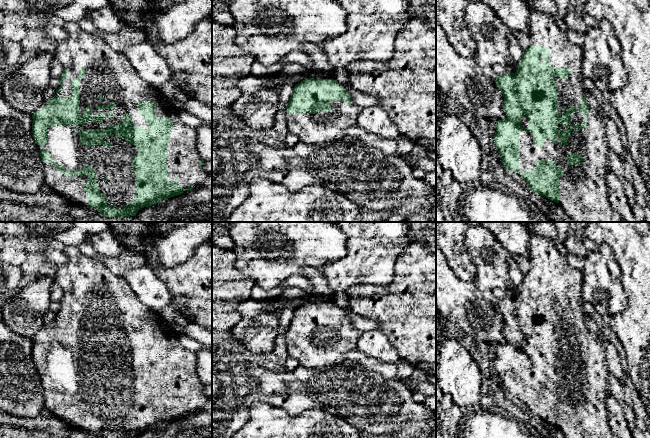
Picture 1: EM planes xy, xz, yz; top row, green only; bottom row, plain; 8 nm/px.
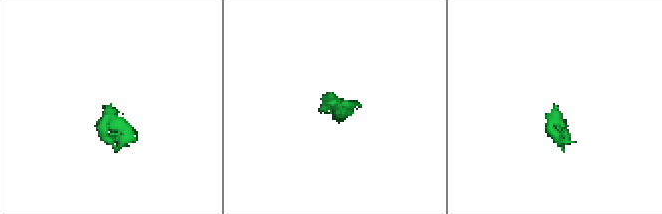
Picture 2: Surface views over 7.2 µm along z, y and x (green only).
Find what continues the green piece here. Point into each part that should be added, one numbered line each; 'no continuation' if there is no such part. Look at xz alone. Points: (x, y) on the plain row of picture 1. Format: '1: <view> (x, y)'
1: xz (323, 351)

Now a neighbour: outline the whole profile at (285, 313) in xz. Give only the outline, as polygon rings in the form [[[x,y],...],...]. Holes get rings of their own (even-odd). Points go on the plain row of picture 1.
[[[289,305],[281,307],[278,311],[275,312],[276,316],[280,321],[279,332],[286,332],[290,324],[291,318],[296,308]]]

